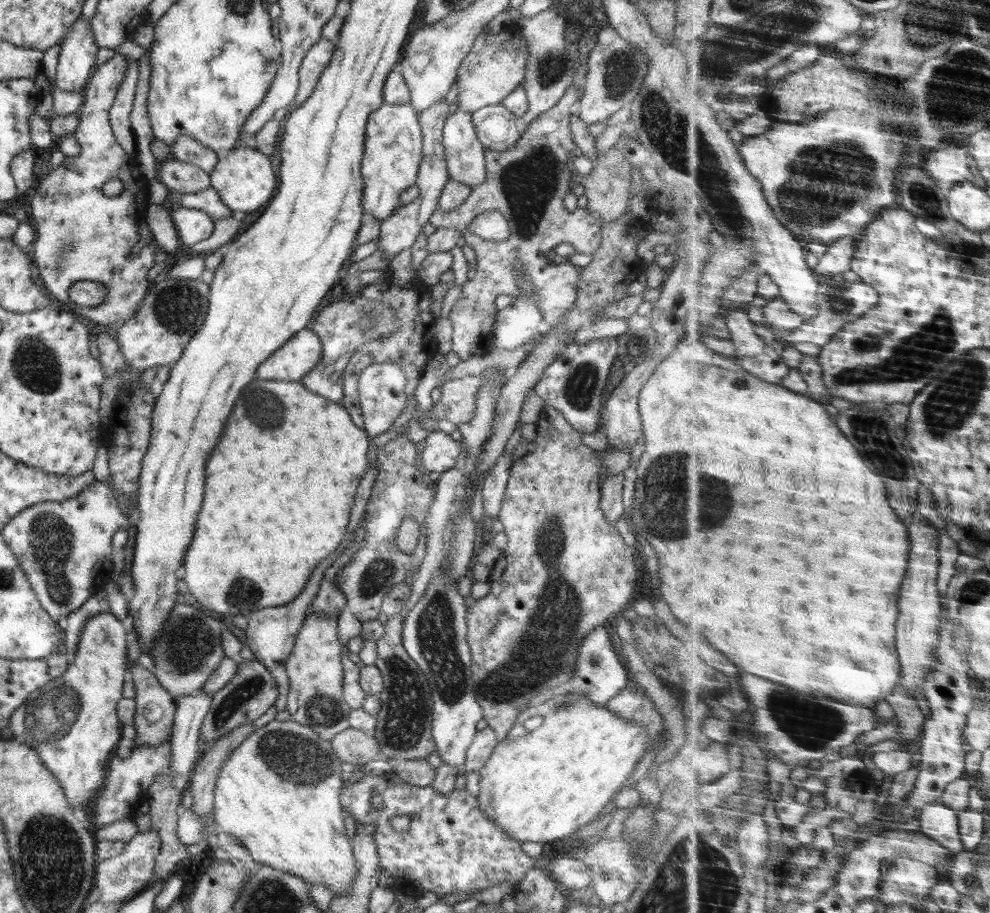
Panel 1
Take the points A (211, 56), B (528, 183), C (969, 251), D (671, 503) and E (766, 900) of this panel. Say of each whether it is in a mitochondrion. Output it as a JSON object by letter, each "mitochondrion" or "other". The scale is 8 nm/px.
{"A":"other","B":"mitochondrion","C":"other","D":"mitochondrion","E":"other"}

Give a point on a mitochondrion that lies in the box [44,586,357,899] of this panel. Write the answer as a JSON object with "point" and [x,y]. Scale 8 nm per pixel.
{"point":[297,761]}

